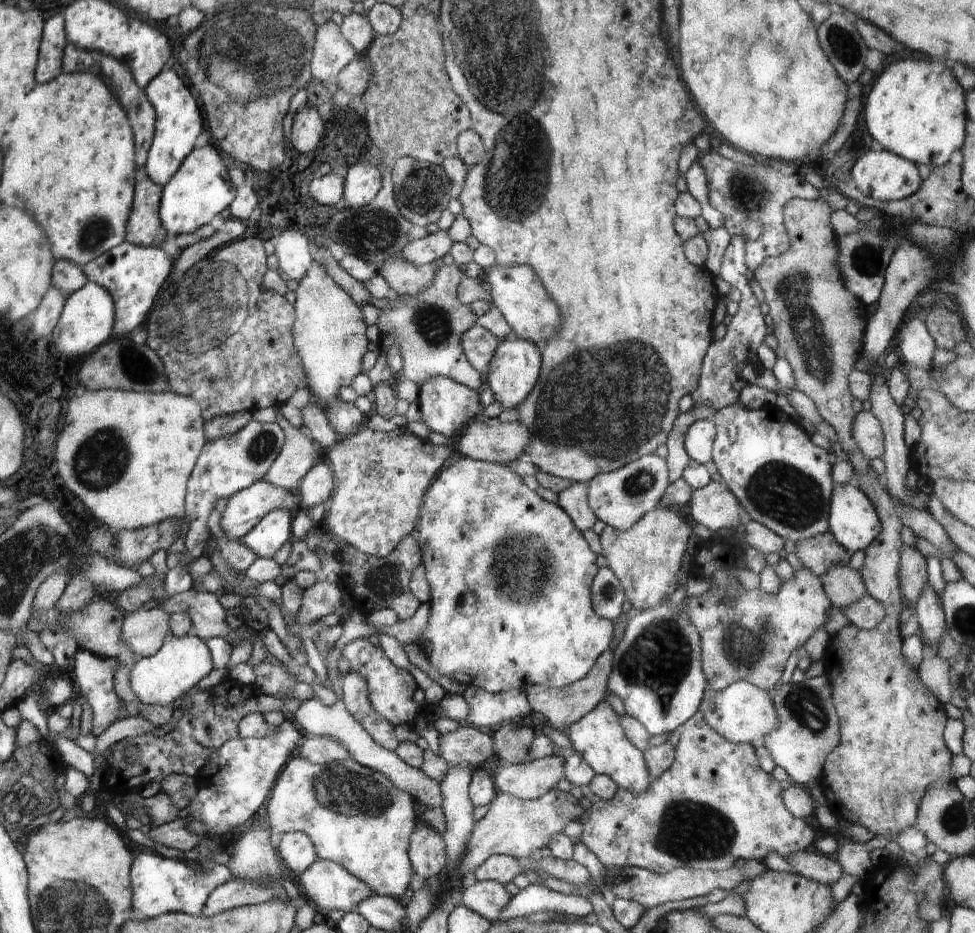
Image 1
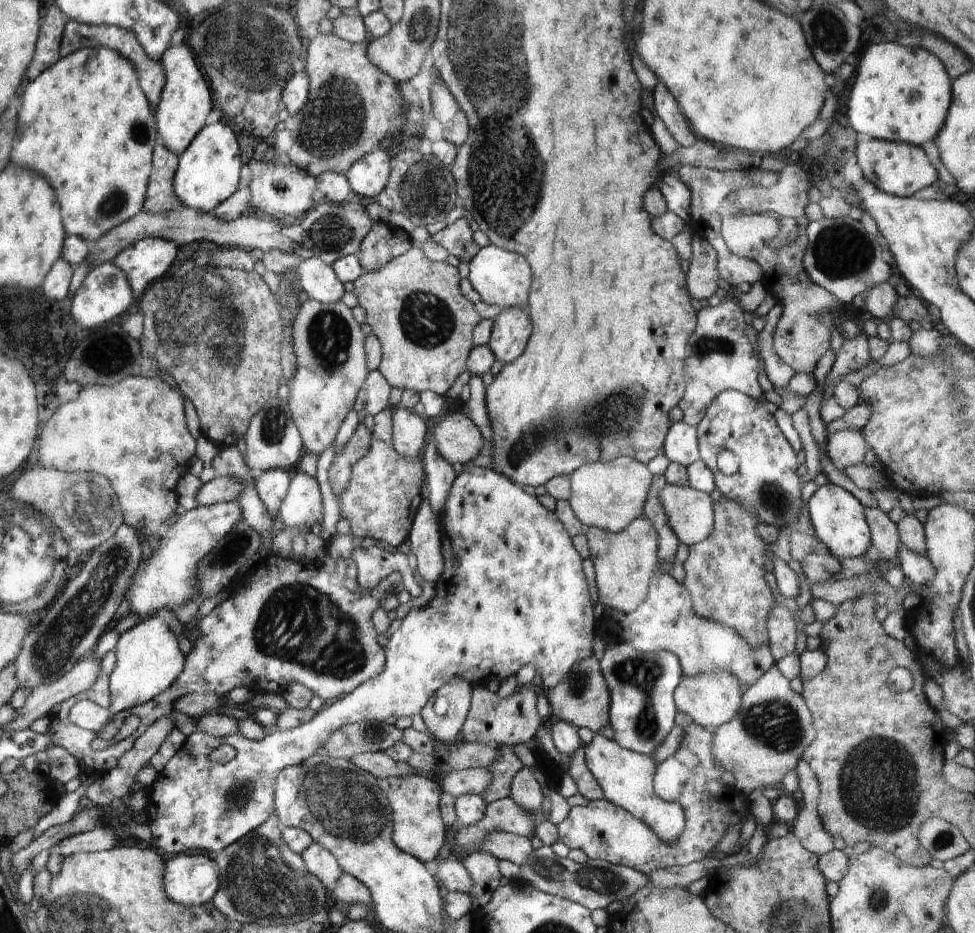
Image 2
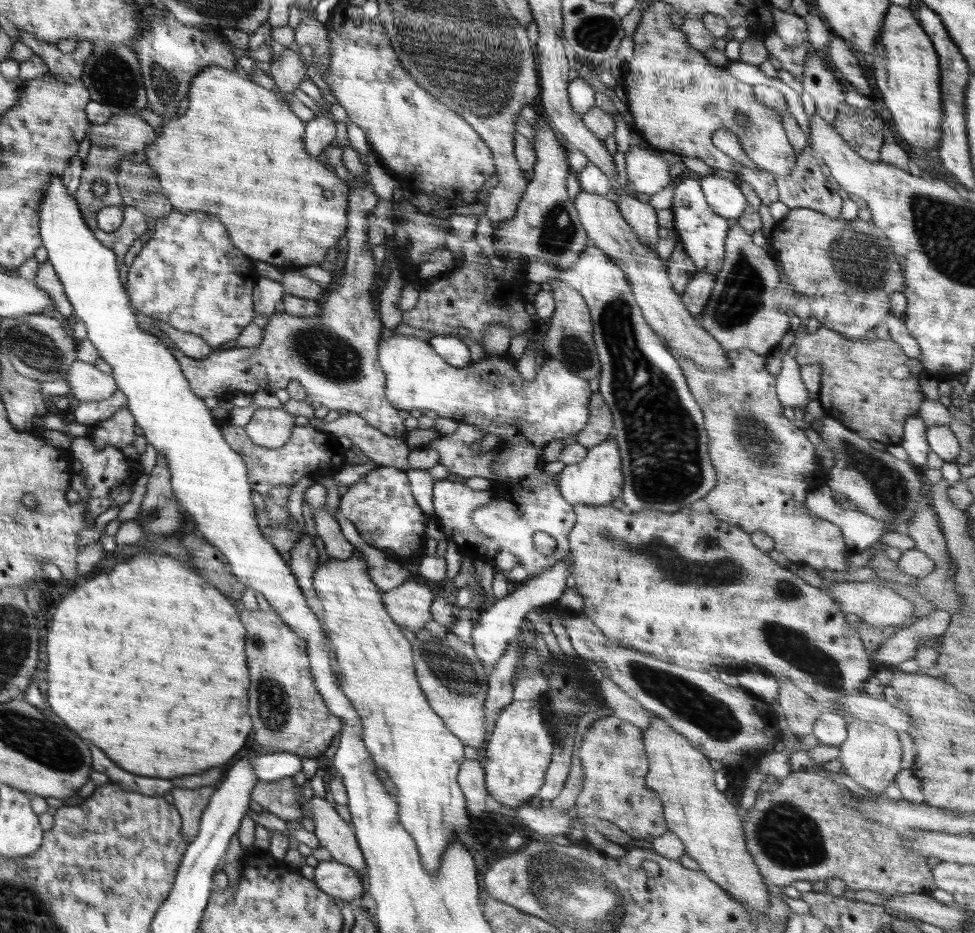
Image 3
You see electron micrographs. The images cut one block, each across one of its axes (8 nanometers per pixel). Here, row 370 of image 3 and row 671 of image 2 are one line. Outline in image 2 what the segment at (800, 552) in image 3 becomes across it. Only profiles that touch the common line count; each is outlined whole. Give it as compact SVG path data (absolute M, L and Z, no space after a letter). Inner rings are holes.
M657 568L652 575L647 597L636 610L623 613L605 609L595 624L596 631L602 634L606 642L630 643L643 653L671 652L679 660L684 677L714 671L733 674L739 680L742 693L776 664L768 645L750 647L734 629L696 614L685 584L678 583L669 574L660 573Z

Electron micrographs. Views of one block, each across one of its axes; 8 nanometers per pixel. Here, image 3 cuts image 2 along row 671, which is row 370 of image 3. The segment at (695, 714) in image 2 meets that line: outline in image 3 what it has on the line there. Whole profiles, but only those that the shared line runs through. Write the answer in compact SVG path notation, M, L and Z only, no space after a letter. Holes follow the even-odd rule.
M580 191L573 201L579 221L582 223L591 246L602 250L608 257L624 270L634 300L641 307L644 320L666 344L669 352L674 351L682 357L692 359L700 367L714 371L726 371L728 360L720 343L702 328L681 299L681 295L672 288L668 279L666 264L655 252L654 247L639 242L639 237L632 231L626 219L622 217L618 205L604 195Z

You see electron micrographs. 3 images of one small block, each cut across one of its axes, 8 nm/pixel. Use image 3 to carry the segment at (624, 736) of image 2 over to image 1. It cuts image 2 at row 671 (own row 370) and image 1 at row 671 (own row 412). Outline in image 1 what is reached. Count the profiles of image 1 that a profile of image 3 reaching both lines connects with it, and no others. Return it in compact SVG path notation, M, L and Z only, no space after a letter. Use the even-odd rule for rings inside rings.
M678 582L672 594L655 607L636 612L626 623L625 633L613 646L613 663L608 693L618 696L624 704L626 715L633 716L651 736L666 734L682 728L683 724L699 710L707 687L706 677L701 667L701 638L687 613L688 594L686 582Z

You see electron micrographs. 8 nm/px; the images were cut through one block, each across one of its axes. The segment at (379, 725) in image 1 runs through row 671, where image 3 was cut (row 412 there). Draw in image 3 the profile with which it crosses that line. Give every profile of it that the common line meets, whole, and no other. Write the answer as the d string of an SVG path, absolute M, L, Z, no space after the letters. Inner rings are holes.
M348 412L332 422L324 423L322 419L309 419L310 426L337 437L346 436L364 452L374 466L393 466L401 471L408 471L409 446L400 437L388 436L378 428L370 426L356 412Z

